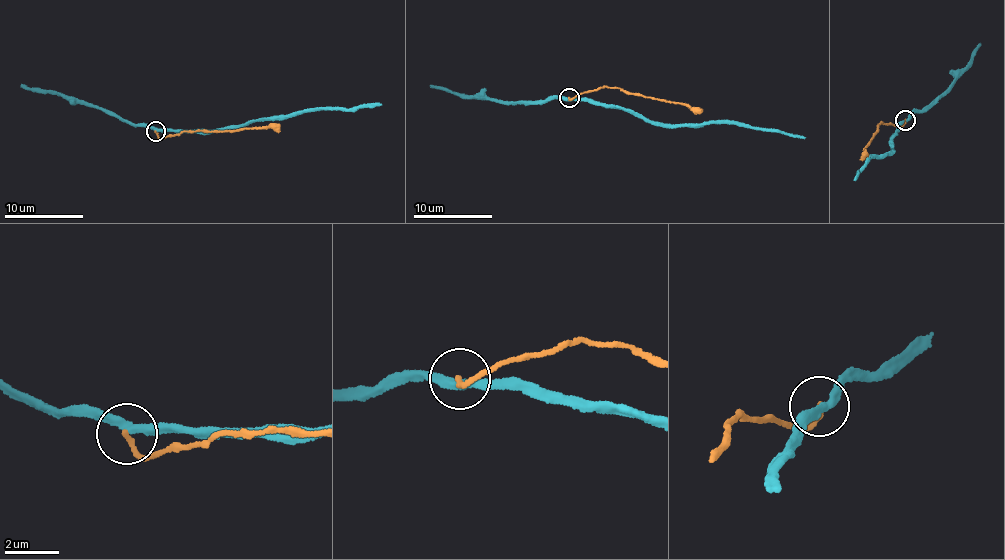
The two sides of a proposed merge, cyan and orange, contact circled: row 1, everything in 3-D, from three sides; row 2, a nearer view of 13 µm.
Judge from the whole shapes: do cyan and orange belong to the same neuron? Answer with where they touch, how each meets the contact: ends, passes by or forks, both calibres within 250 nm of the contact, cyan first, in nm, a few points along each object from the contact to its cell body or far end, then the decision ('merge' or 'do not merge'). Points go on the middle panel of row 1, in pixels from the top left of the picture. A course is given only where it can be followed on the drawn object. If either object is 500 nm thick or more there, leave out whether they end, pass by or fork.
at (569, 98); cyan passes by; orange ends there; 280 nm thick on the cyan side, 190 nm on the other; cyan runs (569, 99), (622, 107), (673, 127), (729, 123), (806, 137); orange runs (569, 97), (606, 87), (618, 88), (703, 111); do not merge

